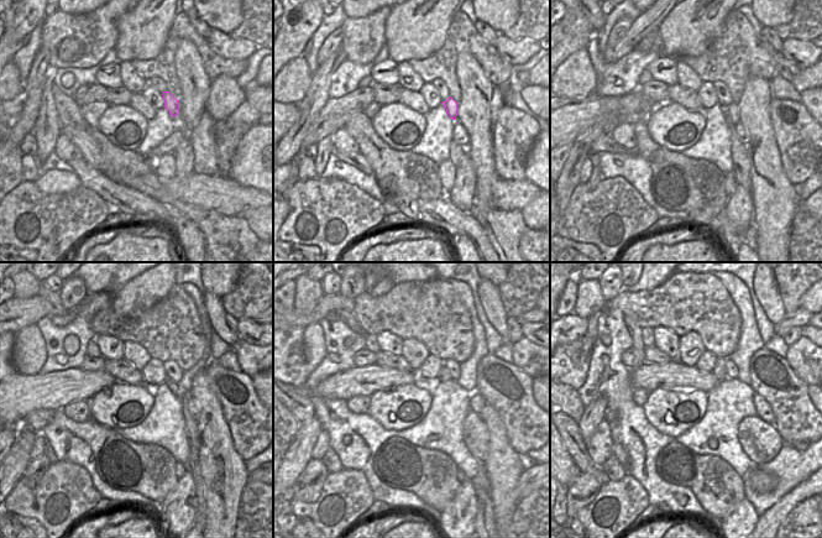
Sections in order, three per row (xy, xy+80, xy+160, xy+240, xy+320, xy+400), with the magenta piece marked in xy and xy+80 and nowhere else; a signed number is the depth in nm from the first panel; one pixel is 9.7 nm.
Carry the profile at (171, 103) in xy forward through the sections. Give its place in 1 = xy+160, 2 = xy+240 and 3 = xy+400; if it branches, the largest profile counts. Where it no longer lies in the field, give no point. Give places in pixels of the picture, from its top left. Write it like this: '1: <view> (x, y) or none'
1: xy+160 (732, 109)
2: xy+240 (189, 422)
3: xy+400 (760, 440)

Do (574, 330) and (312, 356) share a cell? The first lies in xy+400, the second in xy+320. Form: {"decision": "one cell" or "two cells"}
{"decision": "two cells"}

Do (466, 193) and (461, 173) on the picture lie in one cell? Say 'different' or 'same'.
same

